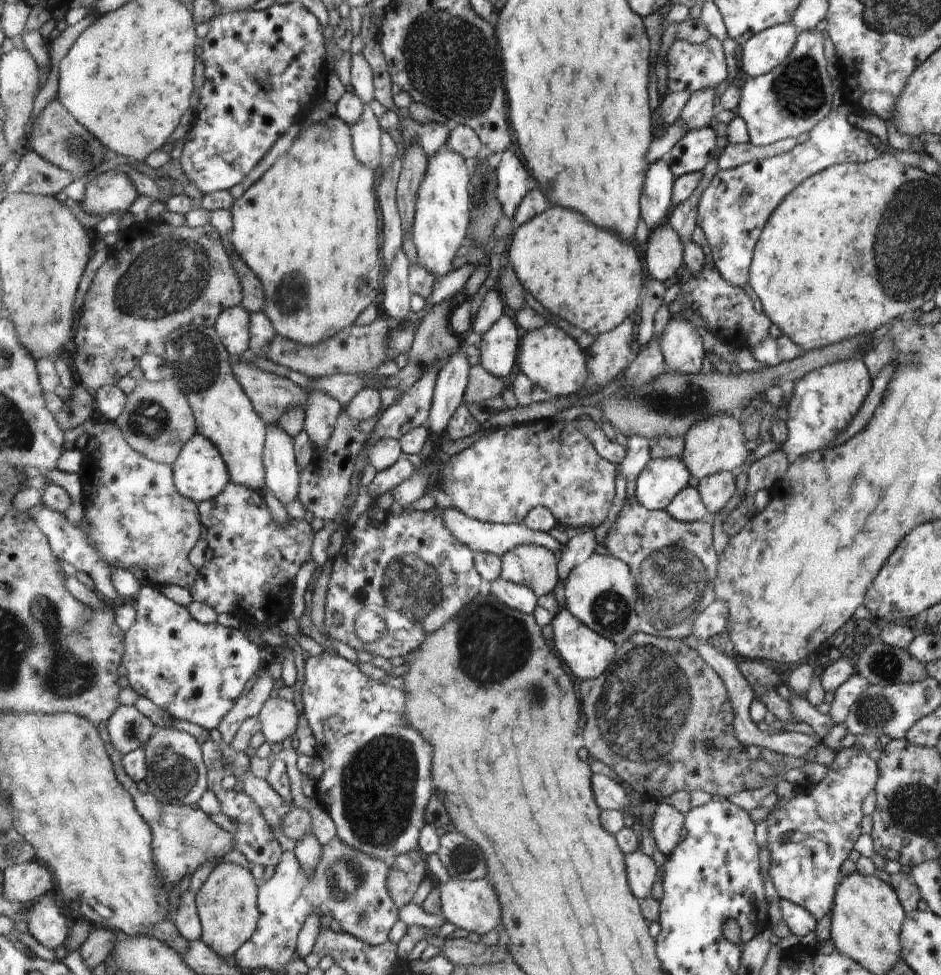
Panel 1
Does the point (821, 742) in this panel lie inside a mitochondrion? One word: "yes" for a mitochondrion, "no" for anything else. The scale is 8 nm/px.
no

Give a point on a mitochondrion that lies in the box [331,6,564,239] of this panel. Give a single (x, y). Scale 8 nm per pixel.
(449, 61)

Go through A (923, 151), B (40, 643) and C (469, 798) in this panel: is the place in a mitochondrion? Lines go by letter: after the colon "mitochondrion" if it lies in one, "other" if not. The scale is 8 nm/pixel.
A: other
B: mitochondrion
C: other

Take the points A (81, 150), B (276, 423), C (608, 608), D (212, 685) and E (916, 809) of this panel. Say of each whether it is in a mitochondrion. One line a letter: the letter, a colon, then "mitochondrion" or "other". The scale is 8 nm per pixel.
A: mitochondrion
B: other
C: mitochondrion
D: other
E: mitochondrion

